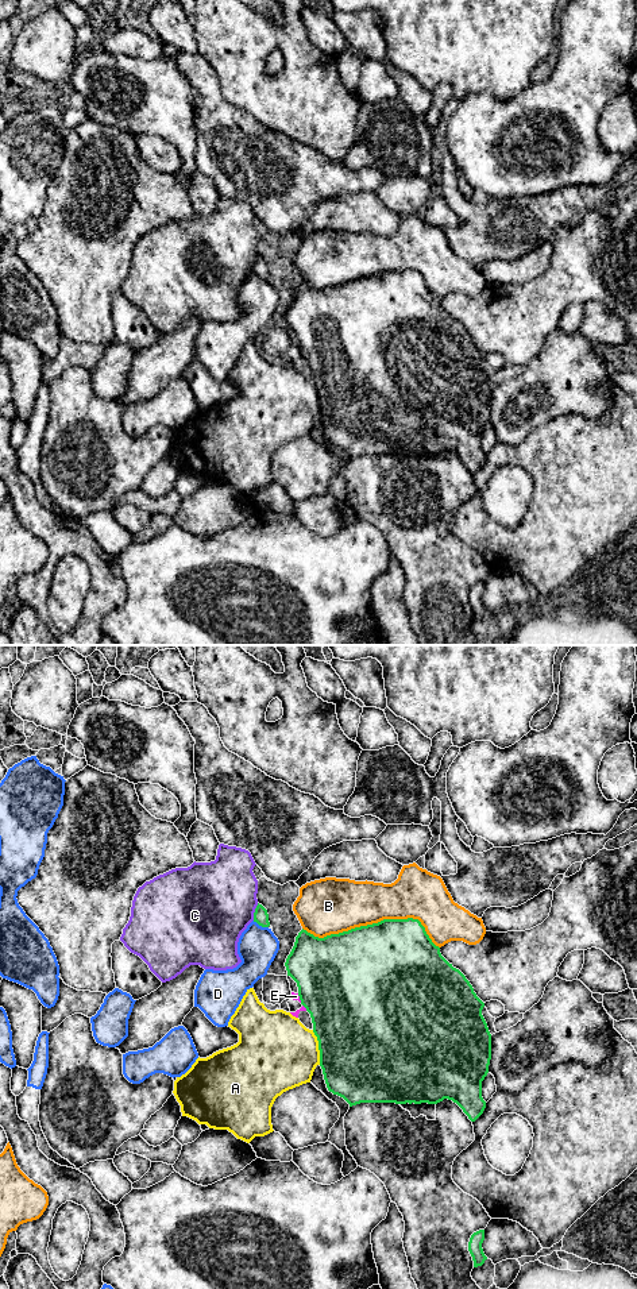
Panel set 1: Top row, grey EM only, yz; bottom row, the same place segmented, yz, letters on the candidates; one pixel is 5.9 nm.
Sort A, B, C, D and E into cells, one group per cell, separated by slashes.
A / B / C / D E

